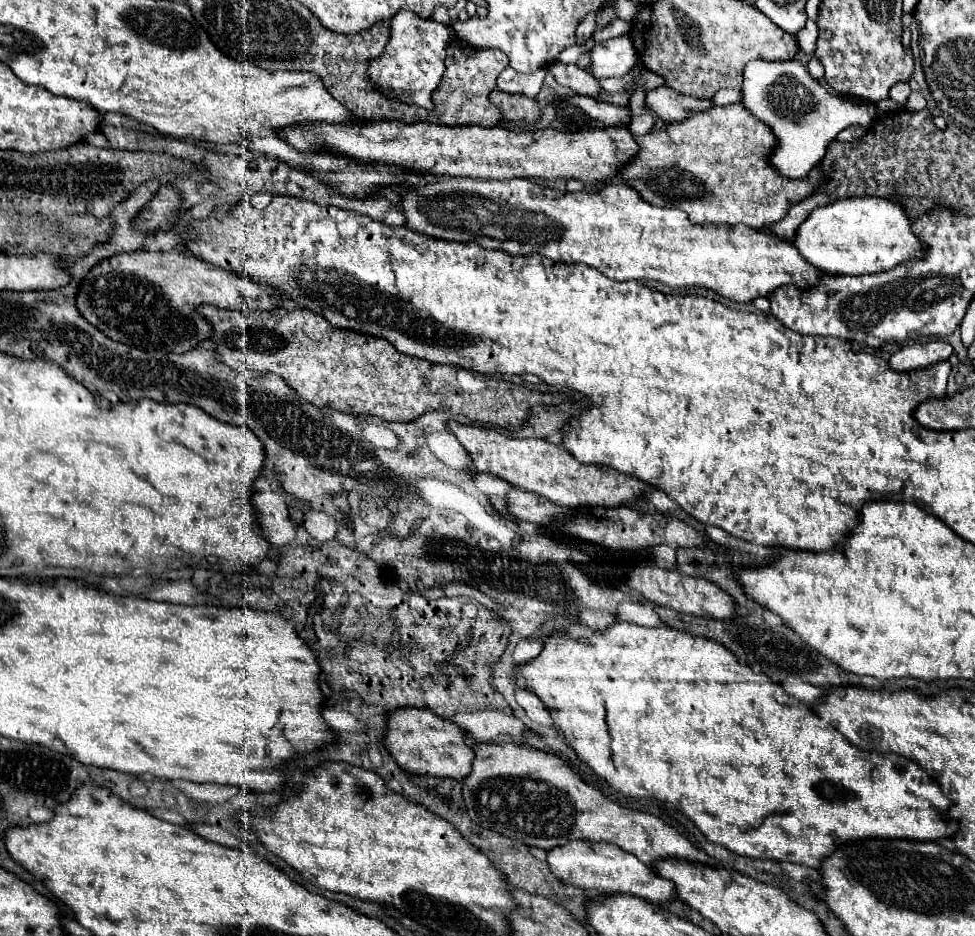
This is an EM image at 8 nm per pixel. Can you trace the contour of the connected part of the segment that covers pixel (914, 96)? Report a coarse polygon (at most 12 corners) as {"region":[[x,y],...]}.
{"region":[[912,92],[907,100],[907,111],[921,111],[926,108],[925,98]]}

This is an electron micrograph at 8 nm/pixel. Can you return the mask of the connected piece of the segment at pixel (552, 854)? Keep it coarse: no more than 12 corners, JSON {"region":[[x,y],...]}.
{"region":[[593,841],[547,853],[551,871],[591,895],[677,899],[635,855]]}

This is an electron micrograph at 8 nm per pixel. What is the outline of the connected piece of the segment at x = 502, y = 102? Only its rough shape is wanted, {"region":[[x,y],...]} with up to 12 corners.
{"region":[[499,89],[489,99],[515,123],[535,123],[537,101]]}

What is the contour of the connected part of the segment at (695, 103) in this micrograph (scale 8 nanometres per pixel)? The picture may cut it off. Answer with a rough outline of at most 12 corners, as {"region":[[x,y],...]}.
{"region":[[659,87],[645,95],[663,121],[685,121],[713,109],[711,99]]}

